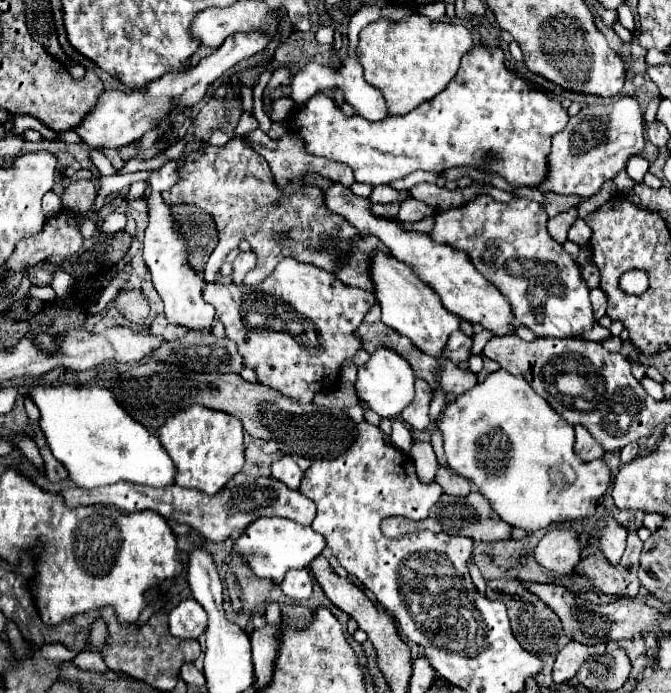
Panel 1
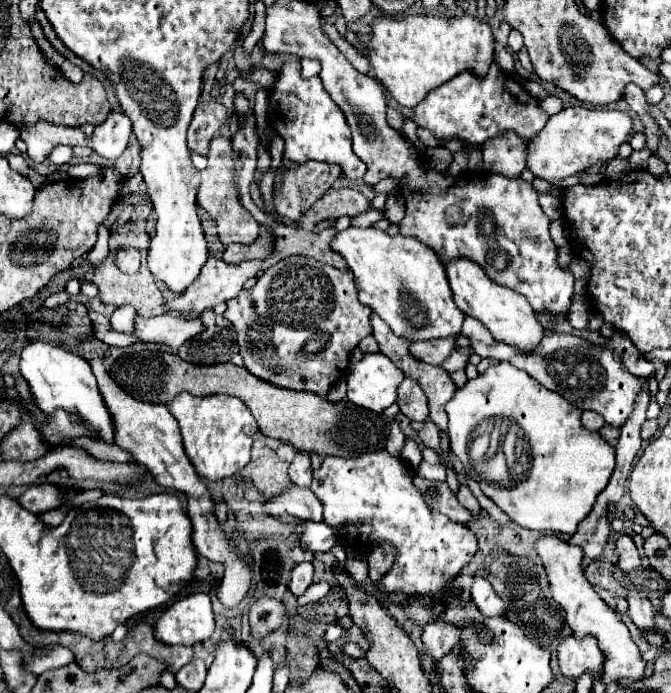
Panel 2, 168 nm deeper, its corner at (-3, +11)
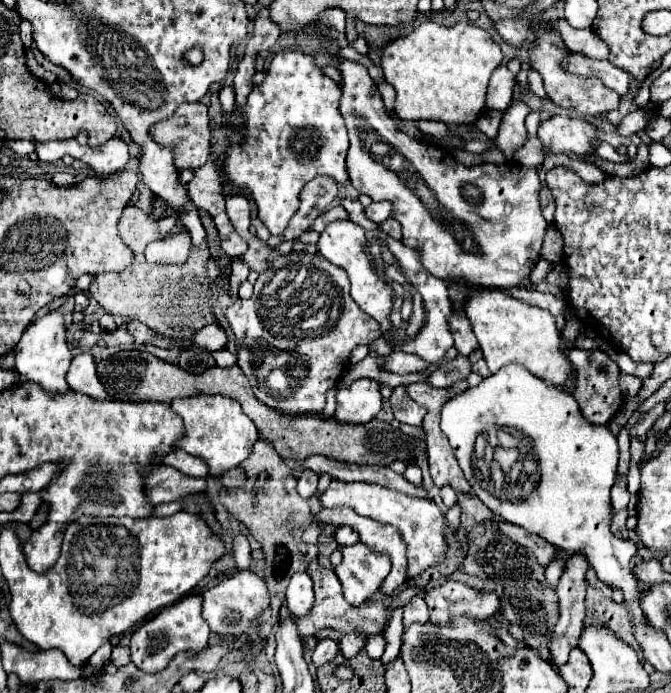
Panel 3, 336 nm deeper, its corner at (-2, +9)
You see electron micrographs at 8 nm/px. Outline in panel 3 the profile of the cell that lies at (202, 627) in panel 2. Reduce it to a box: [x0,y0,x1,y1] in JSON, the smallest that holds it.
[130,594,210,674]

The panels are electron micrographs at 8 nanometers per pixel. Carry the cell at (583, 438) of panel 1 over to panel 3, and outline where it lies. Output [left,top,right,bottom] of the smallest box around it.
[568,348,624,424]

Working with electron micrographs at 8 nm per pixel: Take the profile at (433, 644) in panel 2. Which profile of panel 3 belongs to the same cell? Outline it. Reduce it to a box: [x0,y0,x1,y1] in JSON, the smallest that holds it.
[424,580,502,624]

